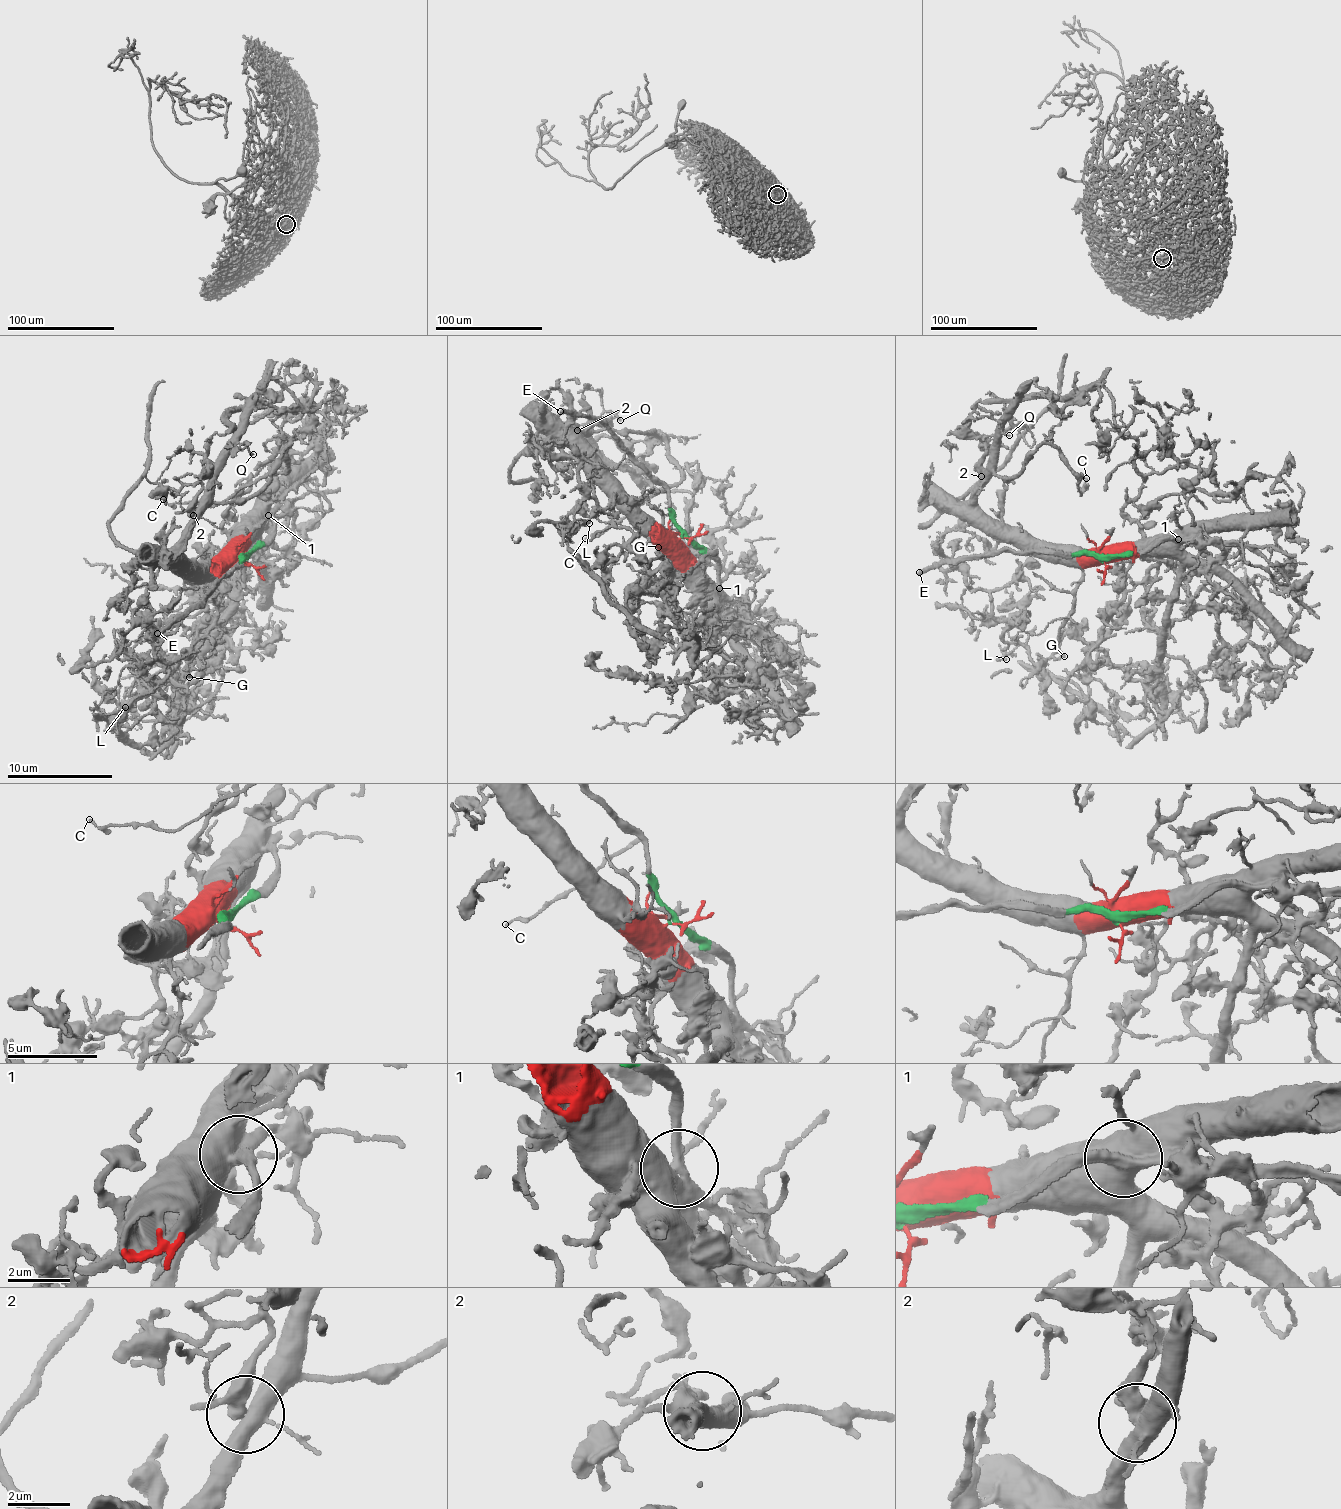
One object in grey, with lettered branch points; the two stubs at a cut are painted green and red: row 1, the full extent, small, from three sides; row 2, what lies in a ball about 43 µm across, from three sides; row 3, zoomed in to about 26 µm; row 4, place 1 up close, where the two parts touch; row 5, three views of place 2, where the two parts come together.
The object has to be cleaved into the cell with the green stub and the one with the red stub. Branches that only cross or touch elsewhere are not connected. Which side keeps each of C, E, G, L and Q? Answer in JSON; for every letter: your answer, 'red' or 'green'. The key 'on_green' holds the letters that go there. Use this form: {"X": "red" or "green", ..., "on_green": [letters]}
{"C": "red", "E": "green", "G": "red", "L": "green", "Q": "red", "on_green": ["E", "L"]}

